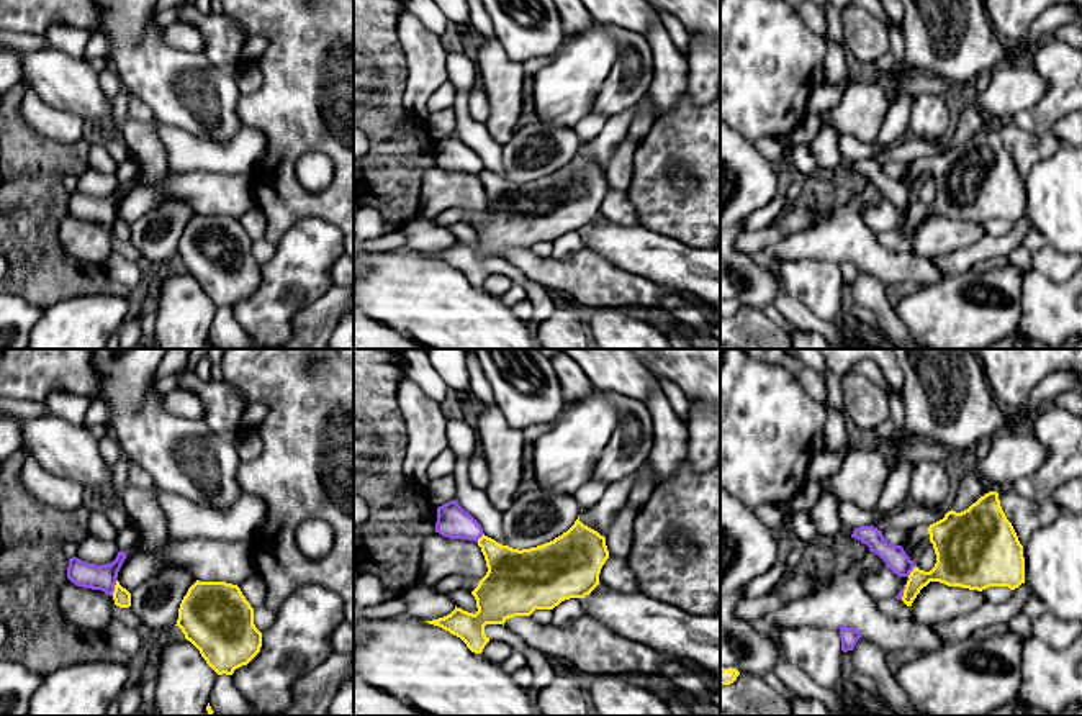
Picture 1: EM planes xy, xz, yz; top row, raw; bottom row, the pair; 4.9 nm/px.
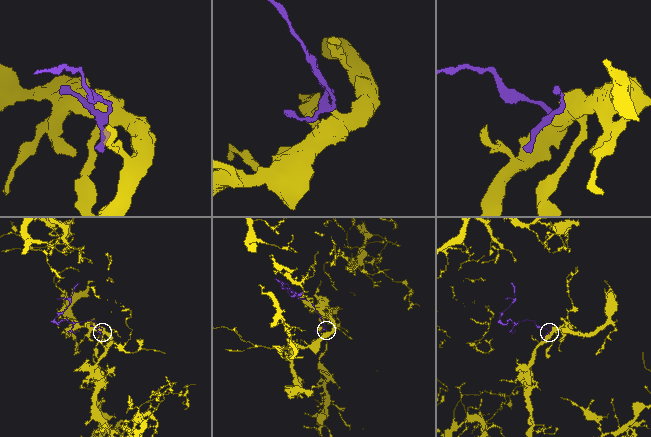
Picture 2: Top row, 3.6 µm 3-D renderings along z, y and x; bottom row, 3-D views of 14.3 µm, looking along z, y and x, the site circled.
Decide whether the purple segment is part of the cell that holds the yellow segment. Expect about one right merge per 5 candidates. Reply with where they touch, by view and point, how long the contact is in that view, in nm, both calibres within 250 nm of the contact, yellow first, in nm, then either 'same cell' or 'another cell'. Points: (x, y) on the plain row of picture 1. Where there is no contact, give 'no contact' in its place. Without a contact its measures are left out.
xy (115, 222) | 80 nm | 90/130 nm | another cell

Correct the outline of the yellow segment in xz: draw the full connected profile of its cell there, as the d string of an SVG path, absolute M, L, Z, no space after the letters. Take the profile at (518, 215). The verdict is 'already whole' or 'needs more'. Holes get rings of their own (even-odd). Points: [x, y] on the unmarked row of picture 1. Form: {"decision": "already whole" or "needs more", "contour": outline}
{"decision": "already whole", "contour": "M579 149L566 165L537 180L519 184L485 167L478 172L478 179L488 200L486 208L471 224L478 244L473 247L455 239L447 249L426 254L460 270L475 287L481 287L489 275L485 267L486 257L504 259L509 251L530 249L535 242L553 242L565 233L589 228L599 218L601 202L609 192L606 170L584 159Z"}

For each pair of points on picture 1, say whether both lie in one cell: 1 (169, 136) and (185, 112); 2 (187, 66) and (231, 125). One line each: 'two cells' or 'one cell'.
1: two cells
2: one cell

